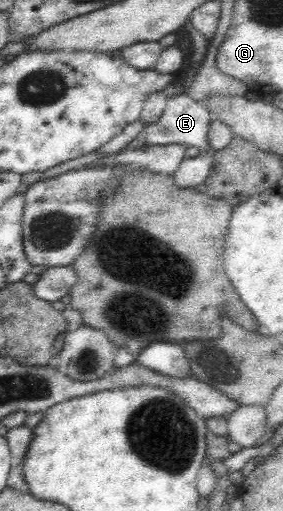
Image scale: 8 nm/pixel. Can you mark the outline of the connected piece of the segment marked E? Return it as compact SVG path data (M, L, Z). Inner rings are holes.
M188 94L173 96L166 101L165 109L161 117L147 125L132 141L129 141L120 153L131 151L145 145L169 145L183 144L191 147L199 147L201 151L209 150L209 153L215 154L215 149L210 149L206 140L208 125L211 123L211 114L205 104L196 103Z

